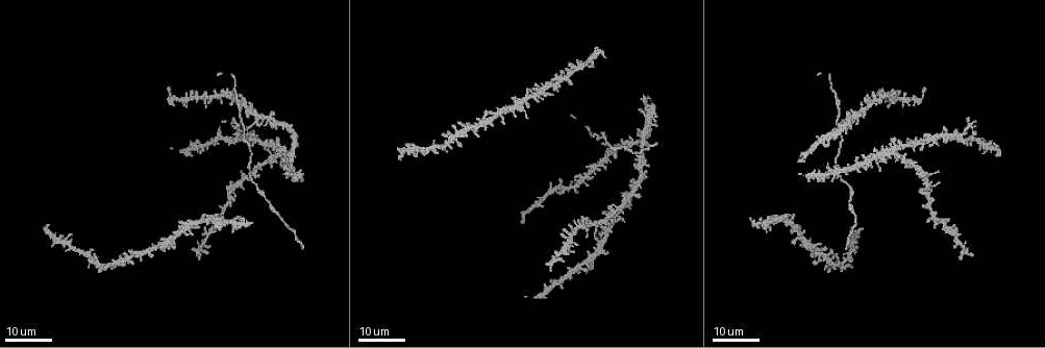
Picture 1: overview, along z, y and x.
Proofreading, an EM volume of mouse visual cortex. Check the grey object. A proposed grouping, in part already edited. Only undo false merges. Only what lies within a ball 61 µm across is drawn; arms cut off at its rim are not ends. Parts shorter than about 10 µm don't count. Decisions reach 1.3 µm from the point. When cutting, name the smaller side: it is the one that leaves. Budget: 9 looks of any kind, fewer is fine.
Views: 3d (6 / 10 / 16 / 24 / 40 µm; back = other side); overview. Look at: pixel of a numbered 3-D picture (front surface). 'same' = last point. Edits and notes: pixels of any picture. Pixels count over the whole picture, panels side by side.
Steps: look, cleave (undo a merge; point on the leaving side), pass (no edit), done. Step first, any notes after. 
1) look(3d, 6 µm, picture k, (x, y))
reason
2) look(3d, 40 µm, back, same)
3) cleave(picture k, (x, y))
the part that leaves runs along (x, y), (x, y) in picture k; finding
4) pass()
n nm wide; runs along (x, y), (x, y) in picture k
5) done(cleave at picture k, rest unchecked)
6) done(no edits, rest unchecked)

look(3d, 16 µm, picture 1, (210, 220))
four or more arms meet

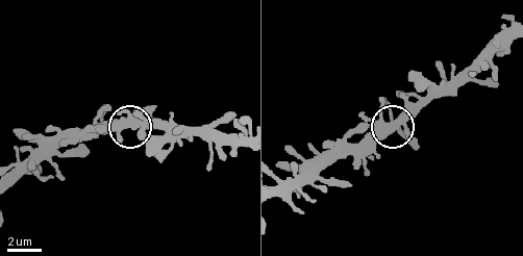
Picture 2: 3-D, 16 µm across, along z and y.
look(3d, 6 µm, picture 2, (394, 126))
zoom in

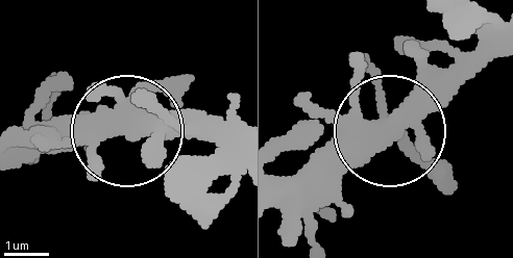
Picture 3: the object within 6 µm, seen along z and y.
pass()
480 nm wide; continuous, no second neuron

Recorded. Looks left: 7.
look(3d, 16 µm, picture 1, (244, 130))
a fork

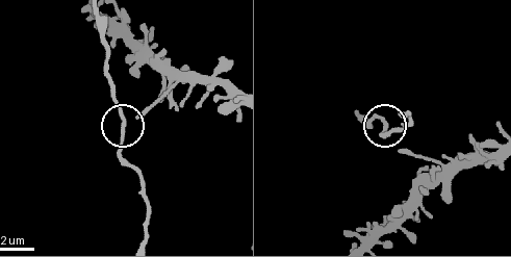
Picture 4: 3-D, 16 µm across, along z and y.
look(3d, 10 µm, picture 4, (123, 120))
closer look

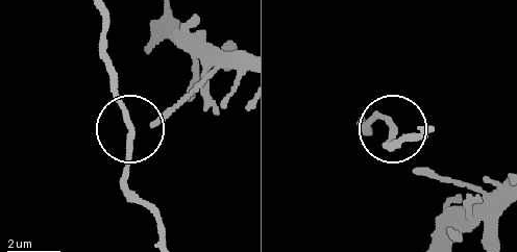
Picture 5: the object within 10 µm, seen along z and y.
pass()
side arm 18 µm; 3 arms; all the same neuron

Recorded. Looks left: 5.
look(3d, 24 µm, picture 1, (257, 118))

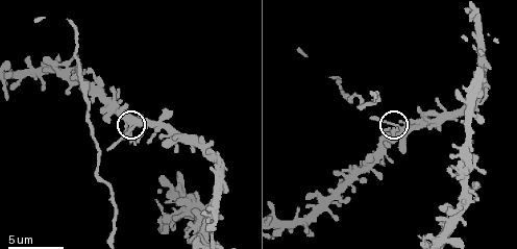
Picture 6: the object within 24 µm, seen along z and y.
look(3d, 6 µm, picture 6, (394, 123))

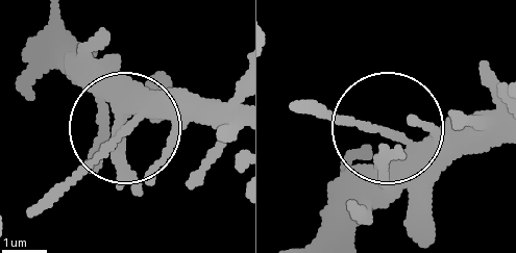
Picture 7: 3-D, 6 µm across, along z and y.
pass()
runs along (389, 138), (501, 131) in picture 7; one neuron here

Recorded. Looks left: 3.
look(3d, 24 µm, picture 1, (894, 151))
two arms in line, one across

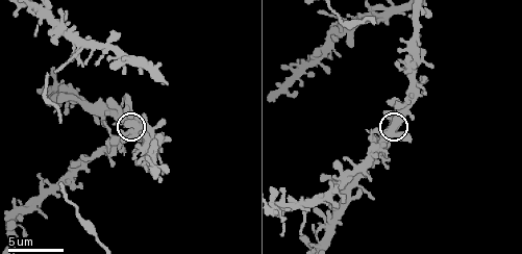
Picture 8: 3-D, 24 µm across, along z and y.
look(3d, 6 µm, same)
closer look

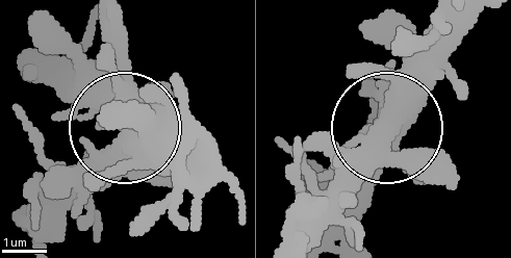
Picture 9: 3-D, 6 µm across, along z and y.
pass()
continuous, no second neuron

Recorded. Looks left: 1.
done(no edits, rest unchecked)

